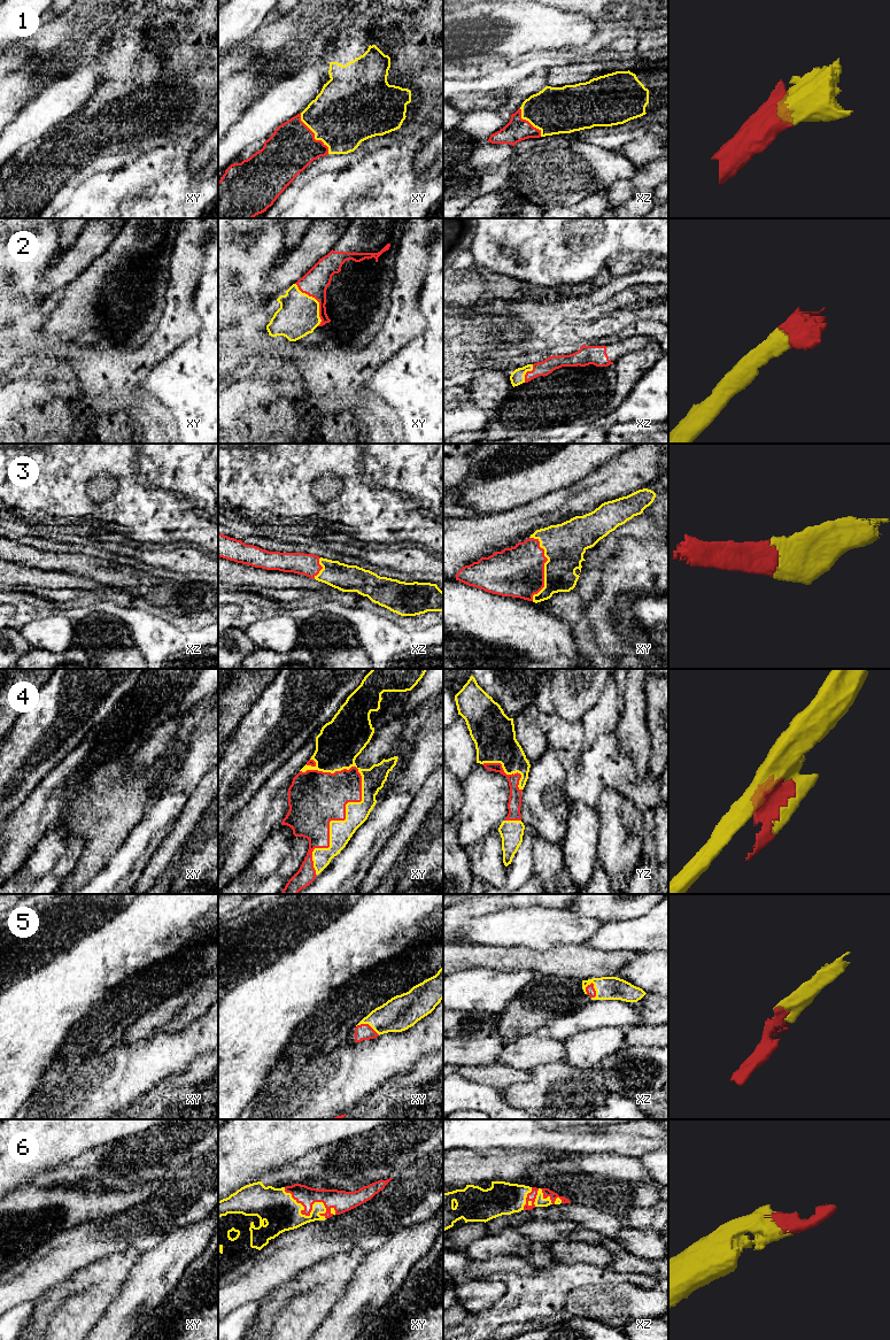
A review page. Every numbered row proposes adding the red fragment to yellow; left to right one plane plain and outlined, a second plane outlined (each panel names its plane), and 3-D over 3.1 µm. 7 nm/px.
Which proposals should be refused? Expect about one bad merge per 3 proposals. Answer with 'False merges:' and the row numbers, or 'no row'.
False merges: 4

